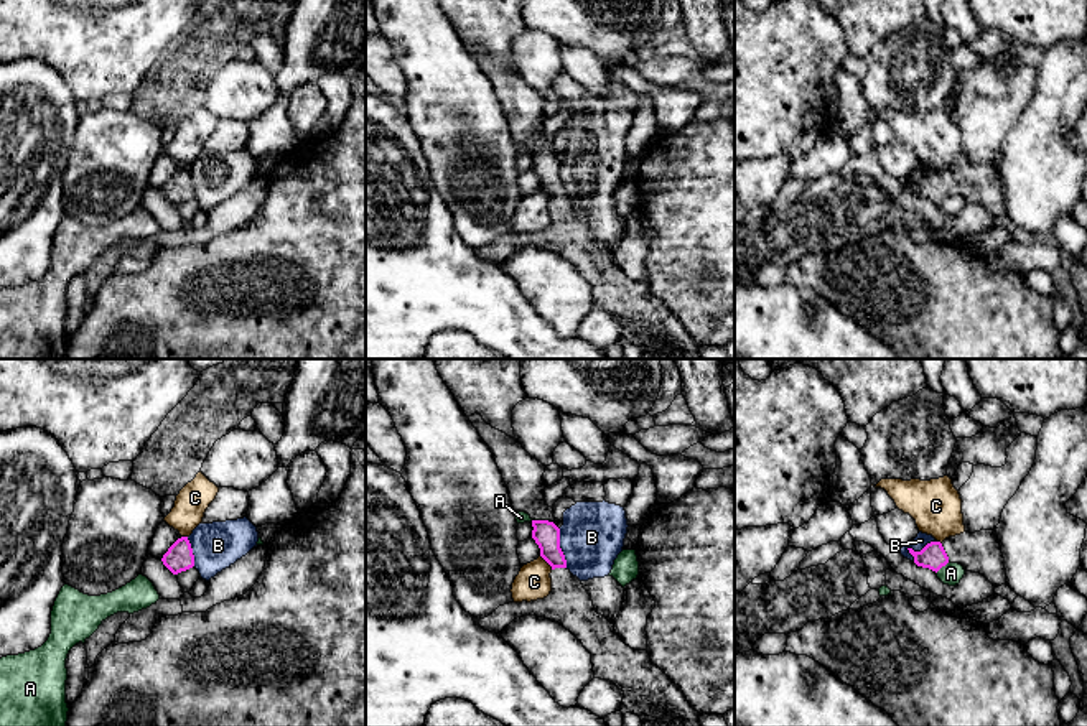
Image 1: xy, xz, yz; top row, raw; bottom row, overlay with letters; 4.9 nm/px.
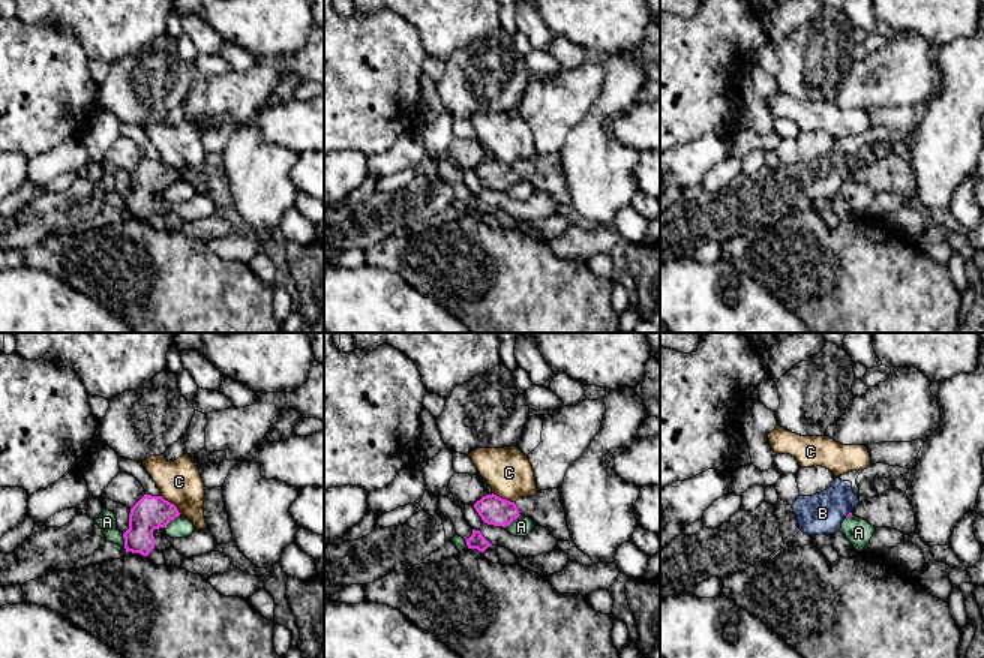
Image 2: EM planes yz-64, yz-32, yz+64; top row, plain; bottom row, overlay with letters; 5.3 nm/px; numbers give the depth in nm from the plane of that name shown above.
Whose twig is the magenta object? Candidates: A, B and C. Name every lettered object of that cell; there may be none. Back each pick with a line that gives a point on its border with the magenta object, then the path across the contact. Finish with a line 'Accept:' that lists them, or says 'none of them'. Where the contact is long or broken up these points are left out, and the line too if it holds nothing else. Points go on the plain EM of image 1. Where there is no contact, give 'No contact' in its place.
Accept: none of them

